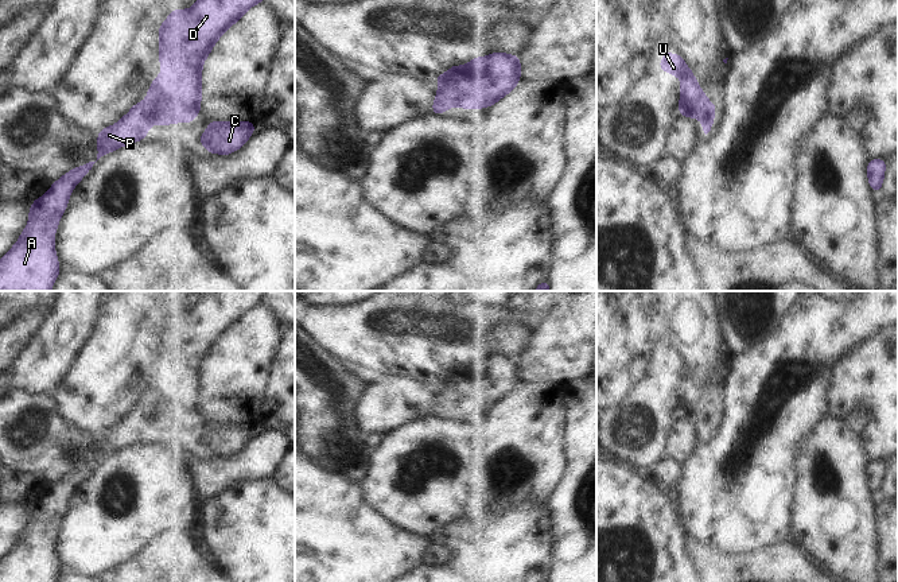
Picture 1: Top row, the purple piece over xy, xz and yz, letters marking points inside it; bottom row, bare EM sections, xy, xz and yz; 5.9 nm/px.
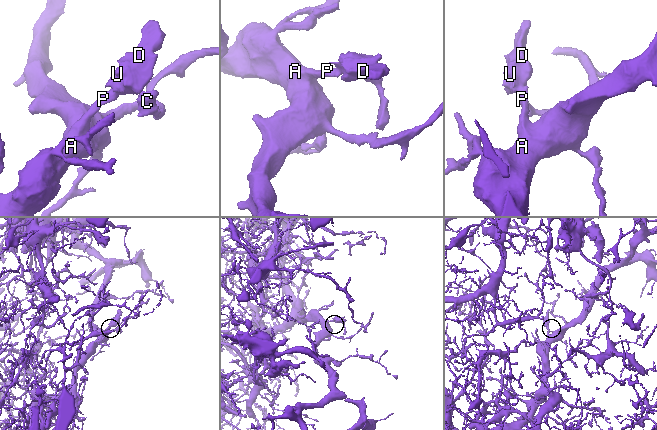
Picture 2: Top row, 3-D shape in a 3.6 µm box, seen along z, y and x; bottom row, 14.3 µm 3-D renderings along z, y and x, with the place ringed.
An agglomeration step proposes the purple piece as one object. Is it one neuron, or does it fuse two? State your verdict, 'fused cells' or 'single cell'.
single cell

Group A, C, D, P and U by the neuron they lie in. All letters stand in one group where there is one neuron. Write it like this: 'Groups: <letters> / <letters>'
Groups: A C D P U.

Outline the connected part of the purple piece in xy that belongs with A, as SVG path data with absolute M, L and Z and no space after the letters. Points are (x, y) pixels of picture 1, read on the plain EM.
M89 463L66 474L51 485L46 497L34 503L28 511L30 521L24 534L0 562L0 582L57 582L59 563L54 536L70 494L94 465Z

